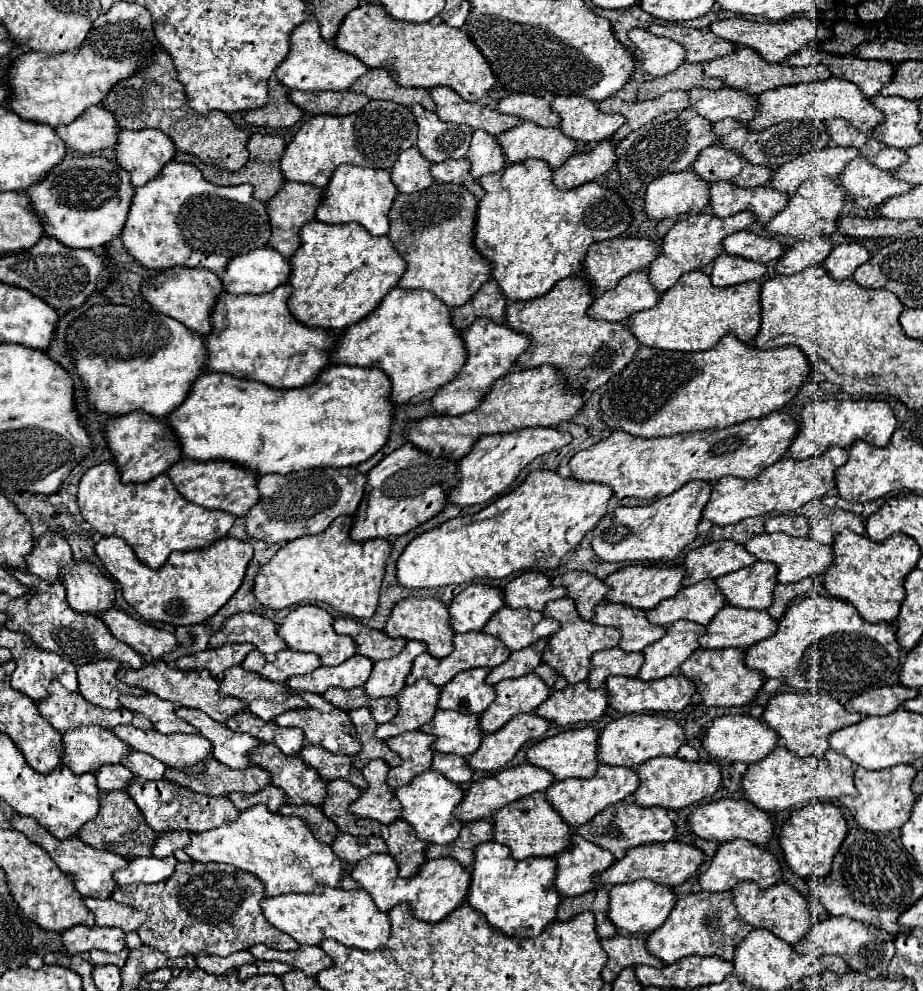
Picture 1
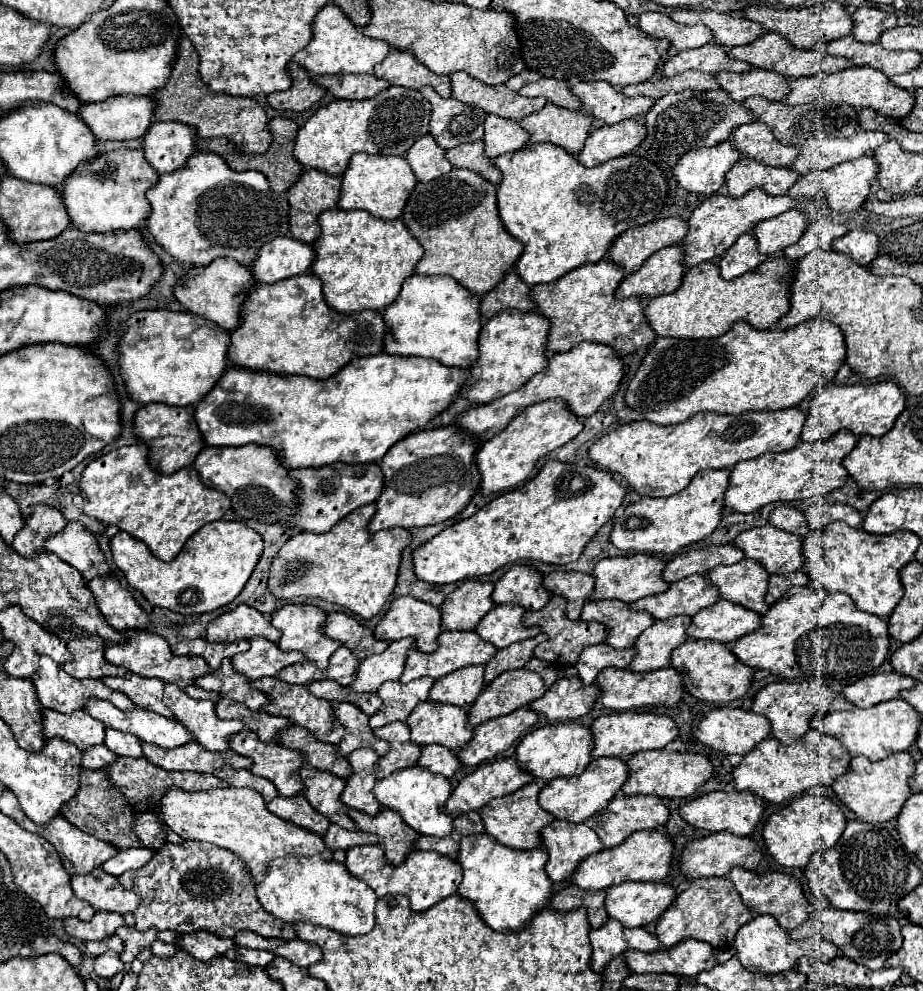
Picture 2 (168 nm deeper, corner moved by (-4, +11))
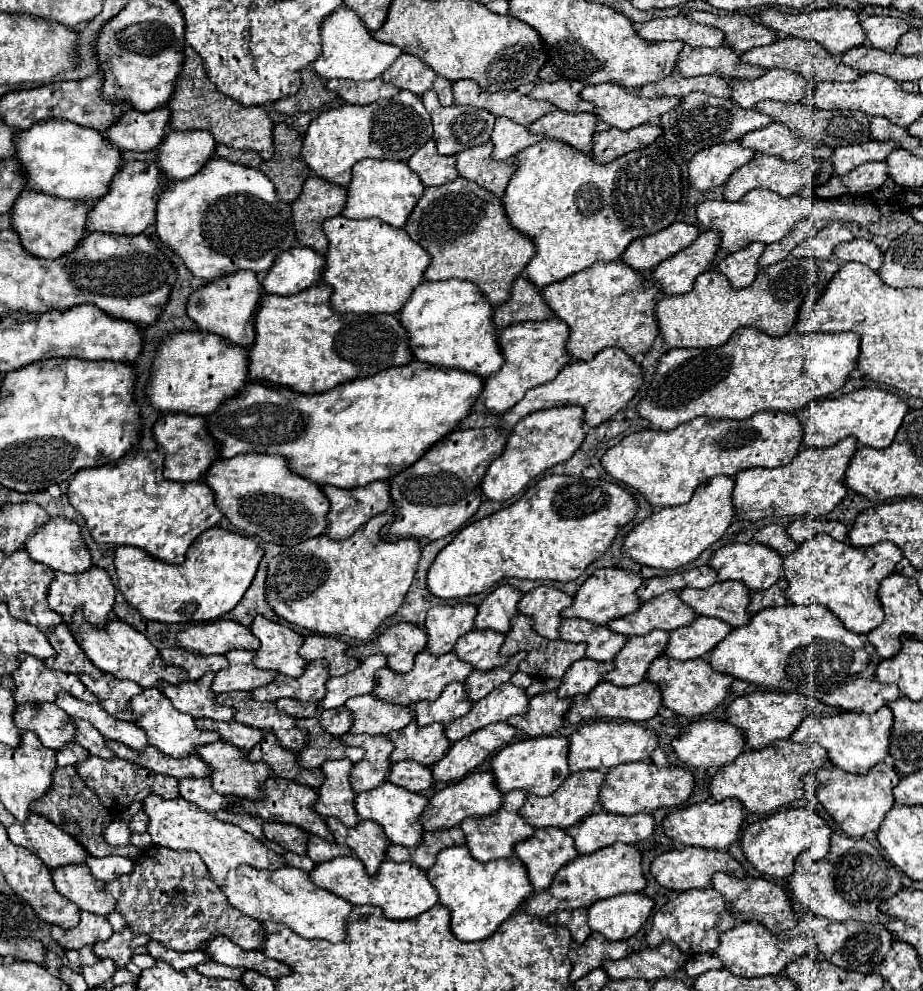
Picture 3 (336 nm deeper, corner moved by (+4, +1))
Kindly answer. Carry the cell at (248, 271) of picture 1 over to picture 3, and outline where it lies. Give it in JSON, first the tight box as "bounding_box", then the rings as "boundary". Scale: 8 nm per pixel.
{"bounding_box":[264,247,326,295],"boundary":[[[292,247],[278,255],[274,267],[264,277],[266,293],[294,295],[316,285],[322,279],[326,257],[310,247]]]}

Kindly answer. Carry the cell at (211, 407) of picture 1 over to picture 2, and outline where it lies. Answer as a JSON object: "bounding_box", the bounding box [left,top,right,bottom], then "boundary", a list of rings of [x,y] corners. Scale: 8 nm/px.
{"bounding_box":[196,353,468,469],"boundary":[[[388,353],[354,359],[328,379],[228,367],[212,391],[206,393],[196,405],[196,423],[206,445],[240,447],[256,443],[274,447],[280,465],[286,469],[324,467],[336,461],[352,465],[374,463],[382,459],[396,441],[404,439],[414,429],[424,427],[430,419],[444,411],[458,397],[458,391],[468,375],[468,369],[444,367],[432,359],[398,357]]]}

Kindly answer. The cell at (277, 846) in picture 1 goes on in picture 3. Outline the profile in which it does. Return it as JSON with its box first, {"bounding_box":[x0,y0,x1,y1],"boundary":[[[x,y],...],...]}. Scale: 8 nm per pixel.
{"bounding_box":[144,793,284,885],"boundary":[[[150,793],[144,799],[144,813],[148,815],[148,833],[156,845],[176,851],[196,851],[208,867],[208,873],[216,885],[224,885],[226,873],[238,865],[250,865],[254,869],[278,869],[284,865],[282,857],[268,849],[254,835],[242,831],[238,825],[218,821],[210,813],[186,803],[182,797],[162,799]]]}

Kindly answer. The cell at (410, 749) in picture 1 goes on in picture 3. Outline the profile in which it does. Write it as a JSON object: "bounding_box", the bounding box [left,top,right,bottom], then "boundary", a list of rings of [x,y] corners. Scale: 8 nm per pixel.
{"bounding_box":[340,735,394,793],"boundary":[[[340,735],[340,741],[348,747],[362,747],[364,759],[352,767],[352,789],[356,793],[378,787],[378,783],[386,781],[390,771],[390,753],[394,749],[392,741],[386,737],[370,737],[370,735]]]}

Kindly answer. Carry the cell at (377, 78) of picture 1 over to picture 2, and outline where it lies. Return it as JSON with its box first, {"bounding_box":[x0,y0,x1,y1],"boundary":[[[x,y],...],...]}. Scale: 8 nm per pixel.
{"bounding_box":[374,49,452,97],"boundary":[[[390,49],[386,59],[374,67],[374,75],[378,79],[386,79],[392,85],[408,89],[422,89],[424,85],[430,85],[440,97],[452,95],[448,75],[436,75],[428,71],[422,63],[414,59],[412,53]]]}

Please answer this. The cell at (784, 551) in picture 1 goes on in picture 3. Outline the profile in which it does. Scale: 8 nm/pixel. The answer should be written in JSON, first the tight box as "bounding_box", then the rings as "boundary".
{"bounding_box":[708,543,782,591],"boundary":[[[758,543],[724,545],[710,557],[708,565],[718,573],[716,581],[742,581],[750,591],[768,589],[782,573],[782,557]]]}

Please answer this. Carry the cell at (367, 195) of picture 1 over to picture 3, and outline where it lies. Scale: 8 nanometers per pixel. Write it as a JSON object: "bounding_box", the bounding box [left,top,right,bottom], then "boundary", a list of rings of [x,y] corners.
{"bounding_box":[344,159,424,227],"boundary":[[[364,159],[358,161],[352,169],[352,181],[348,187],[348,201],[344,213],[348,219],[370,219],[378,217],[392,227],[404,227],[410,211],[416,207],[418,199],[422,197],[424,185],[420,177],[402,161],[390,159]]]}

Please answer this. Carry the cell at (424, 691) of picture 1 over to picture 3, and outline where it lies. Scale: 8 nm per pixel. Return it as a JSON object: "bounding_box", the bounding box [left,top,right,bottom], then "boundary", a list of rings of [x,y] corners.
{"bounding_box":[344,695,414,735],"boundary":[[[372,695],[348,699],[344,705],[352,713],[350,733],[388,735],[390,731],[404,729],[414,719],[410,707],[392,705],[392,703],[380,701]]]}

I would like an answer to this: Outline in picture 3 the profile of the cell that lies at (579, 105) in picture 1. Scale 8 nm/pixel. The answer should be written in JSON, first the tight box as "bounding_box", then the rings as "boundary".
{"bounding_box":[580,83,682,129],"boundary":[[[602,83],[602,85],[590,85],[580,93],[582,99],[588,99],[592,103],[596,103],[596,115],[608,123],[610,127],[618,127],[618,129],[634,129],[642,123],[648,123],[660,115],[664,115],[666,111],[678,107],[678,103],[682,101],[680,97],[654,97],[654,99],[646,99],[640,97],[636,89],[626,89],[618,83]]]}

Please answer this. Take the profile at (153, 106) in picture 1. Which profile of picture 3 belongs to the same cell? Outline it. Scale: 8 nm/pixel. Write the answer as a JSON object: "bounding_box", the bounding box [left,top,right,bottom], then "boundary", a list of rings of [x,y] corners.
{"bounding_box":[168,47,274,159],"boundary":[[[186,47],[186,63],[184,71],[178,77],[176,91],[168,103],[168,109],[172,111],[170,127],[174,131],[192,131],[202,129],[210,131],[216,139],[216,143],[224,143],[234,149],[252,149],[262,155],[262,159],[272,159],[274,155],[274,143],[272,143],[272,119],[264,111],[264,107],[244,107],[242,103],[222,95],[214,83],[206,75],[206,67],[202,57],[192,49]]]}

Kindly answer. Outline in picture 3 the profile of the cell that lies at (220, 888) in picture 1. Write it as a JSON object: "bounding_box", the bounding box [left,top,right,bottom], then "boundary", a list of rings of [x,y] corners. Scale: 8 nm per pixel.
{"bounding_box":[104,845,264,951],"boundary":[[[152,845],[140,851],[134,871],[104,885],[116,899],[116,911],[124,917],[134,935],[148,935],[168,949],[196,951],[212,937],[224,935],[244,949],[260,949],[264,941],[262,923],[242,915],[222,897],[220,887],[210,879],[204,861],[194,851],[174,851]]]}

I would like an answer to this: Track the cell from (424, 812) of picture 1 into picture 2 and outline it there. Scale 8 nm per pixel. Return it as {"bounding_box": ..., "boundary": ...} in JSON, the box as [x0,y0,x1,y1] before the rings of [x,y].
{"bounding_box":[374,765,452,837],"boundary":[[[420,765],[402,769],[386,779],[380,779],[374,787],[376,799],[402,815],[402,819],[422,835],[436,835],[436,837],[446,837],[446,833],[452,831],[452,817],[444,813],[444,803],[452,793],[452,783],[446,777],[438,777],[430,773],[428,769],[422,769]]]}

